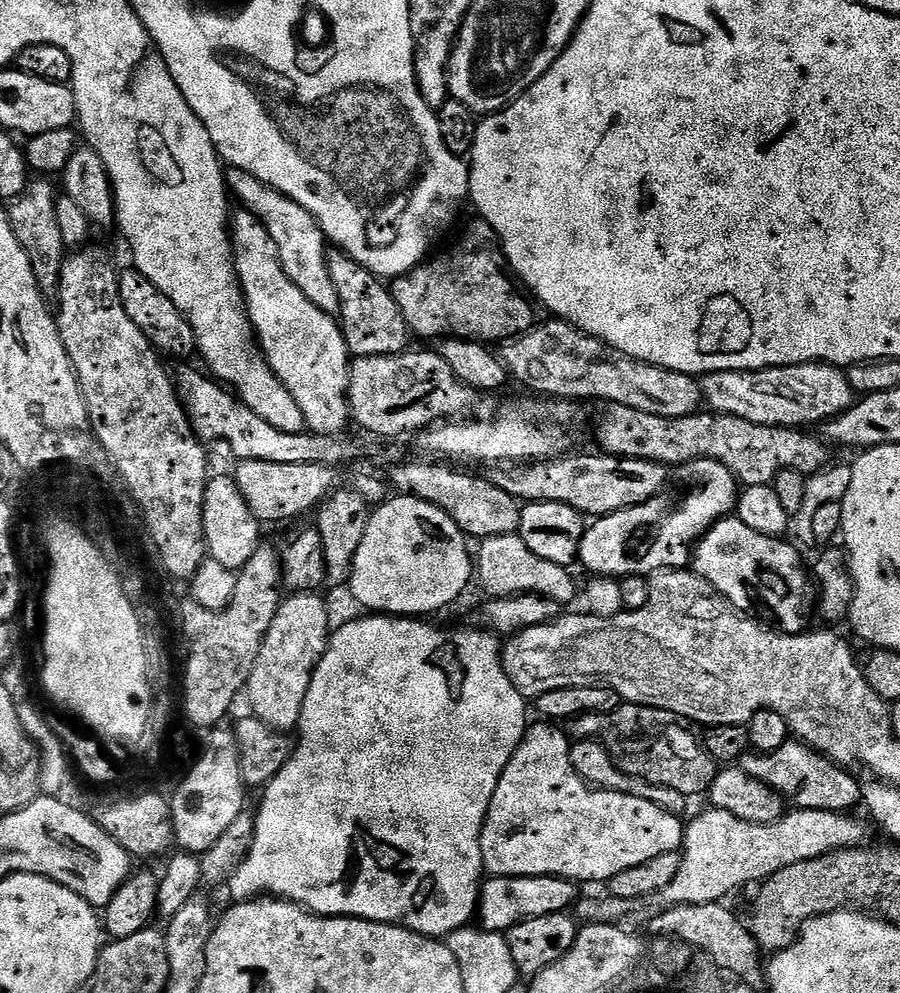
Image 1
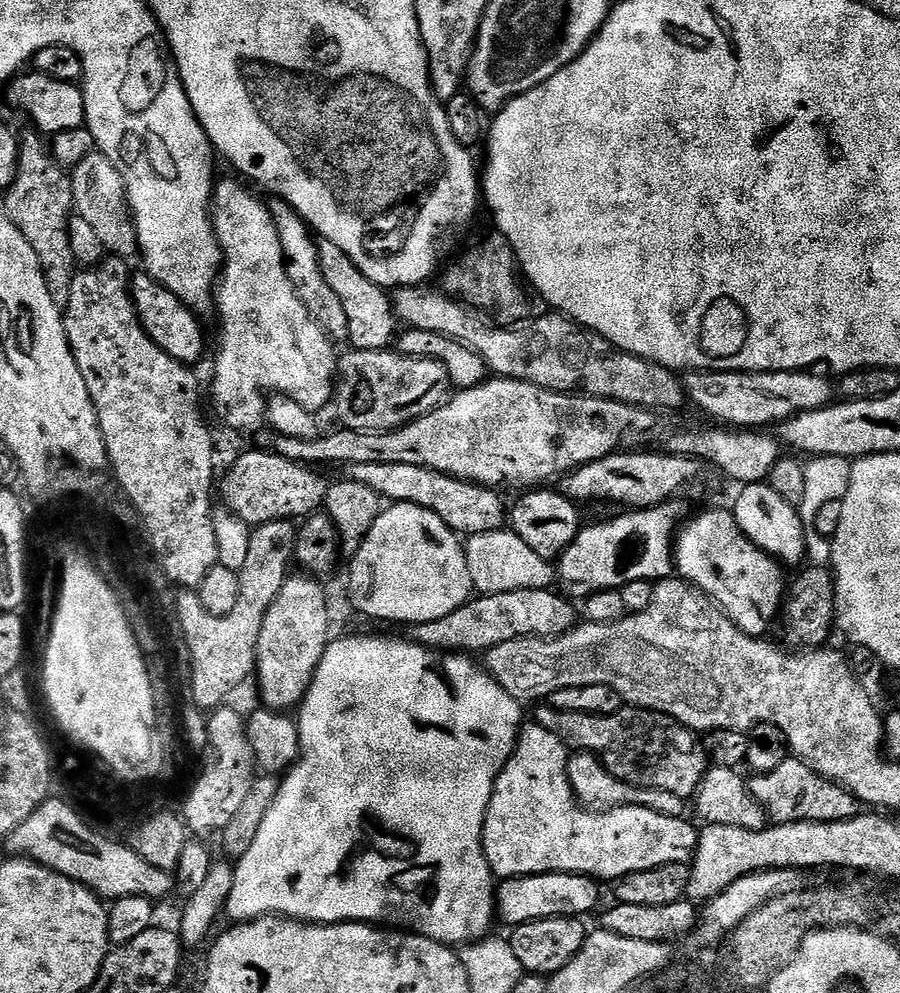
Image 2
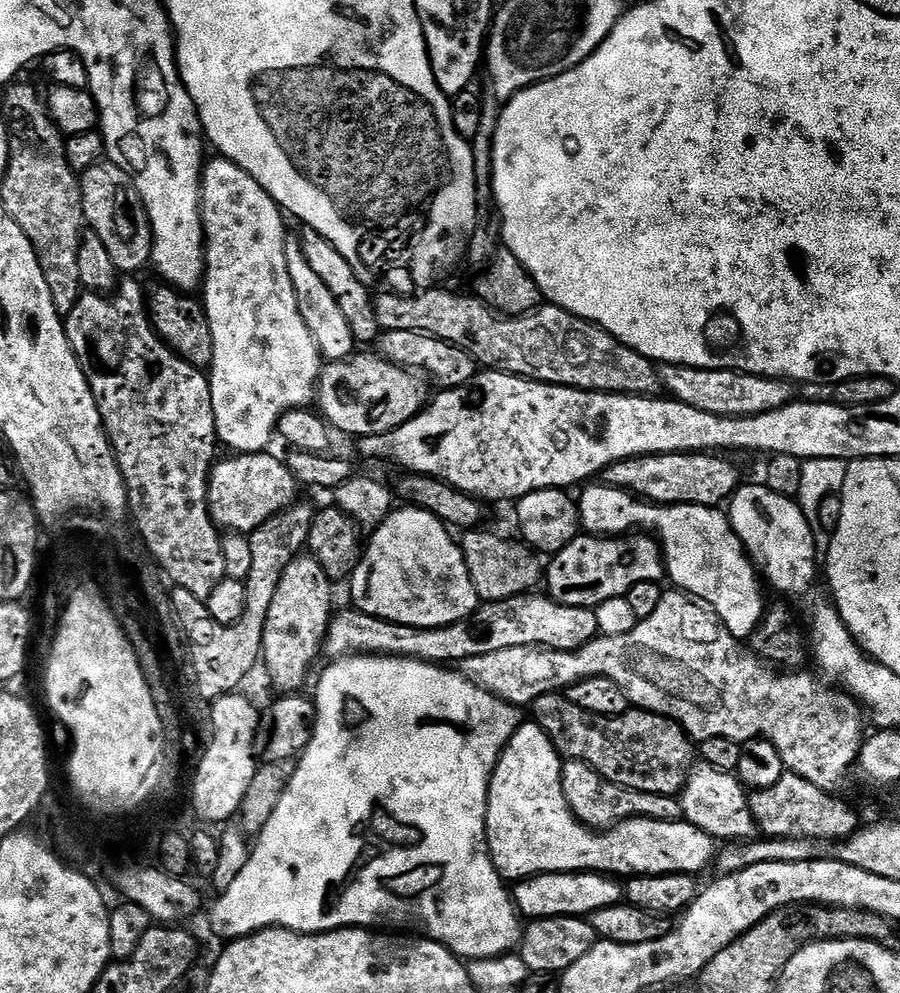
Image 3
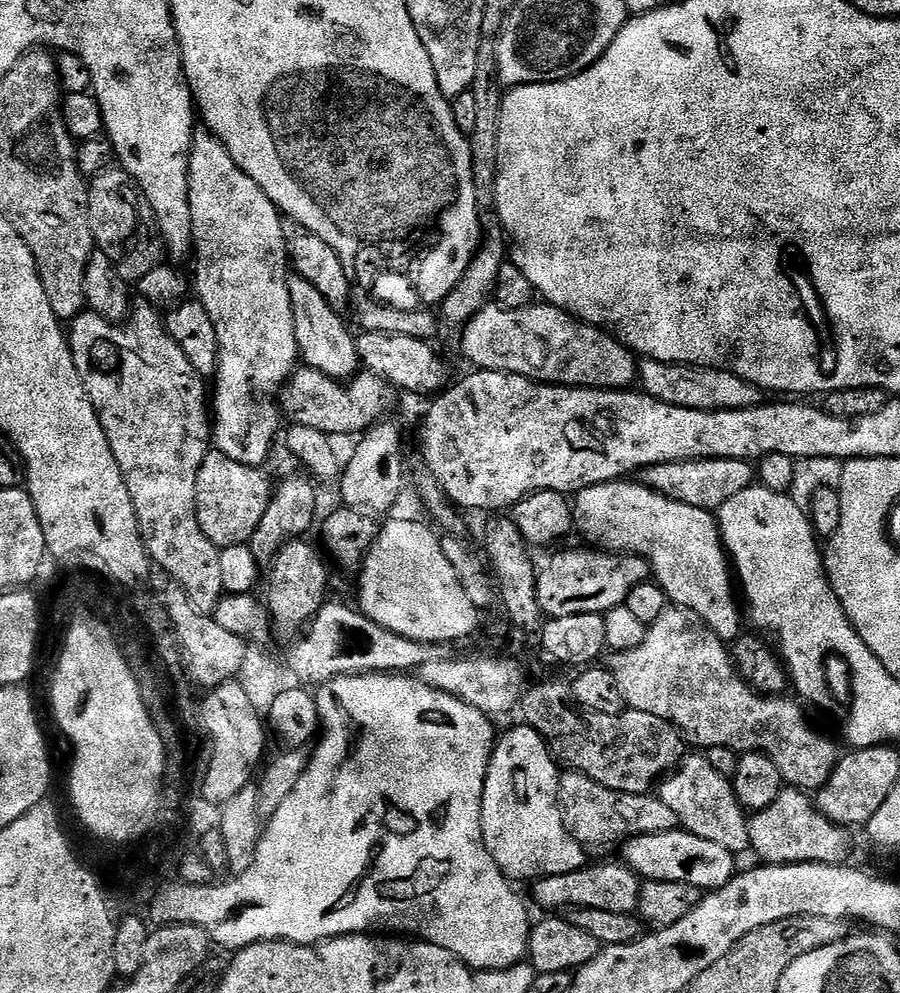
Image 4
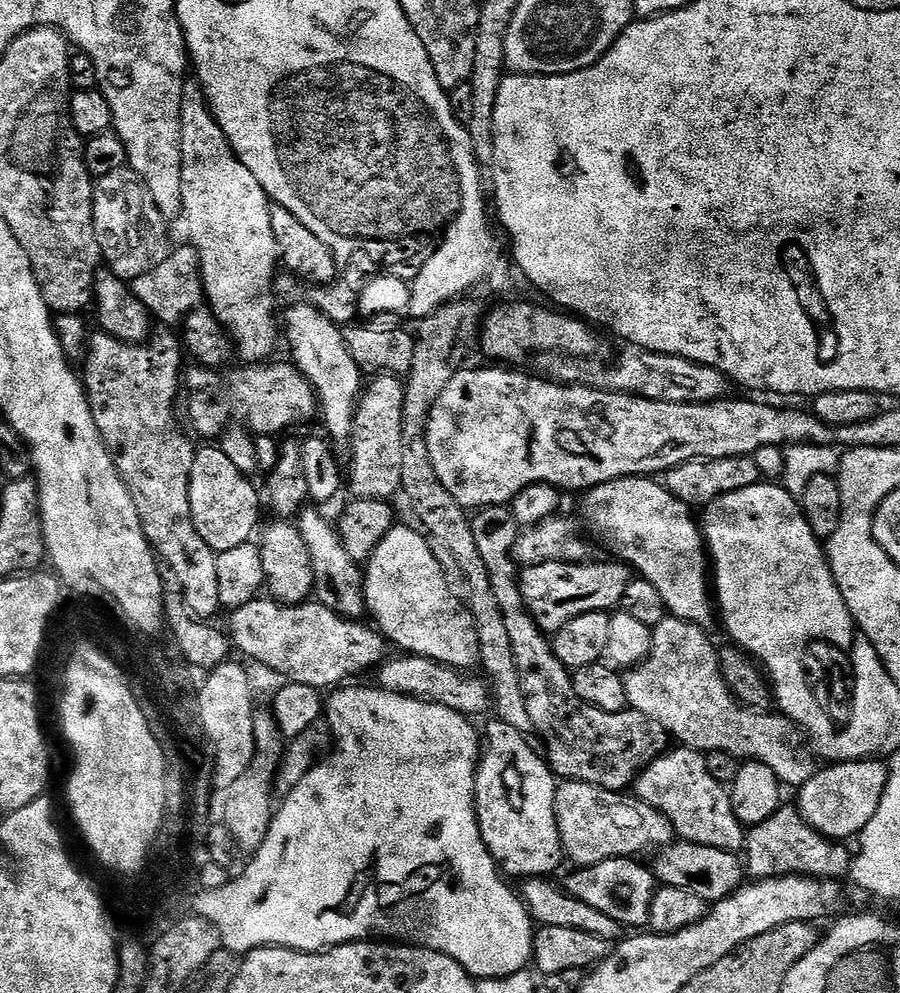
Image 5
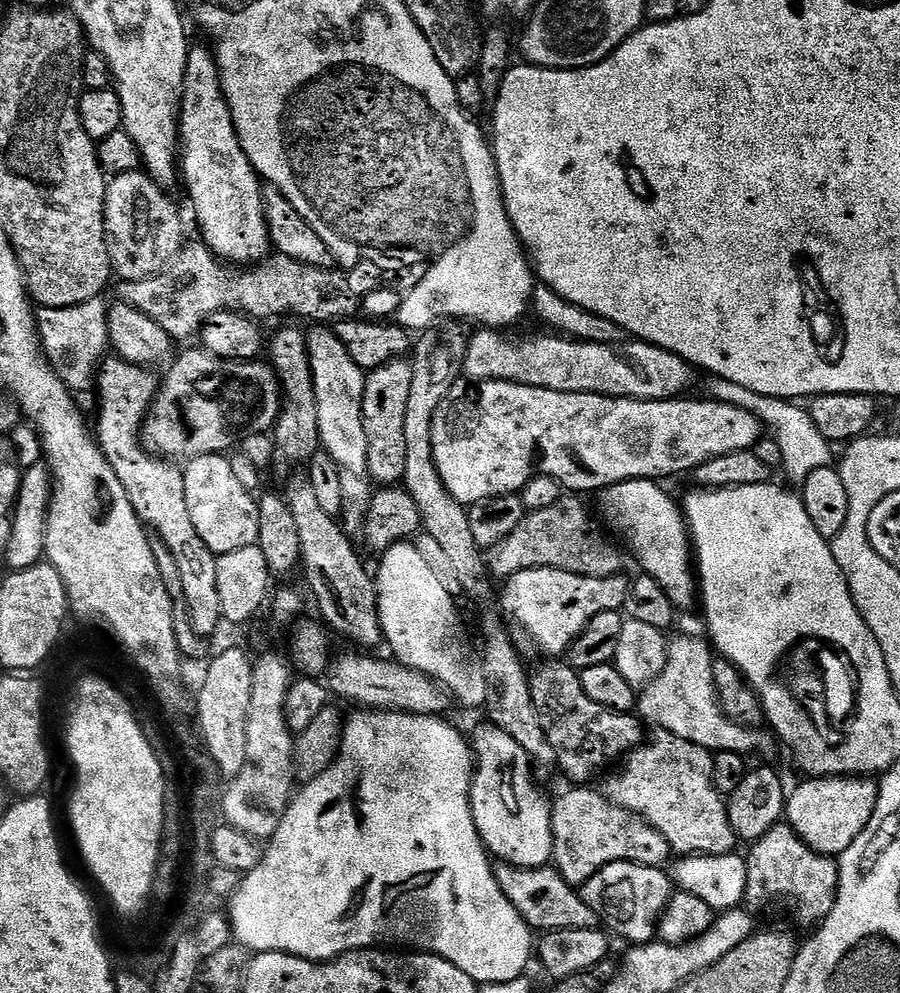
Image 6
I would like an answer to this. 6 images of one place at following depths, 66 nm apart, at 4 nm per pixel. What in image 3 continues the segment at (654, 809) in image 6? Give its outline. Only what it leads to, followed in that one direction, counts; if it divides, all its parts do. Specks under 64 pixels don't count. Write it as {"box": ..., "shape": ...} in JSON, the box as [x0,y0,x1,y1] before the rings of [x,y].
{"box":[678,762,758,842],"shape":[[[700,762],[693,767],[684,791],[680,793],[678,799],[684,811],[684,819],[689,824],[698,826],[698,830],[702,830],[713,840],[717,842],[748,842],[758,832],[756,820],[748,805],[748,797],[749,793],[740,783],[739,776]]]}

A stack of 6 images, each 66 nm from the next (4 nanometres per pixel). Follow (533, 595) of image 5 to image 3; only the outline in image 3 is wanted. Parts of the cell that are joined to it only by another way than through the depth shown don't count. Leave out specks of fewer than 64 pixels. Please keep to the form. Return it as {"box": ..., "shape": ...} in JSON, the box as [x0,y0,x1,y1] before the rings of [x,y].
{"box":[546,534,665,609],"shape":[[[581,534],[570,546],[555,553],[546,564],[547,595],[562,606],[596,609],[610,598],[627,596],[638,582],[660,582],[665,579],[664,553],[659,543],[648,534],[593,536]]]}

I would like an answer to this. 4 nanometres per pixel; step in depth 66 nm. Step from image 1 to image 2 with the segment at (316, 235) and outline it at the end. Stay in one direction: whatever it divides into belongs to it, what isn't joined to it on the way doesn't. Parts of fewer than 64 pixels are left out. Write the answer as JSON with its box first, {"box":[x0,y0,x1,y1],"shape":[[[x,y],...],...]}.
{"box":[270,198,347,341],"shape":[[[283,198],[273,199],[270,207],[278,230],[278,238],[282,242],[284,268],[294,286],[296,297],[304,303],[308,313],[324,328],[324,331],[333,341],[347,341],[346,310],[342,310],[342,301],[339,300],[338,294],[334,294],[334,290],[330,290],[329,284],[326,283],[326,278],[322,278],[322,270],[318,262],[318,250],[316,249],[317,237],[309,228],[308,223]]]}

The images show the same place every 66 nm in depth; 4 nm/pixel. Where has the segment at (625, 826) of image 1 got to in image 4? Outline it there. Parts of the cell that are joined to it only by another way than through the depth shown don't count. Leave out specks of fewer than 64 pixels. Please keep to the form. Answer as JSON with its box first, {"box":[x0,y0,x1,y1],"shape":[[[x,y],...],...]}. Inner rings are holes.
{"box":[482,722,738,890],"shape":[[[523,722],[517,724],[517,728],[512,728],[509,732],[501,731],[496,746],[492,749],[482,794],[482,834],[486,850],[490,850],[496,865],[513,882],[535,882],[544,879],[545,876],[561,876],[576,872],[589,863],[590,857],[587,856],[589,853],[585,845],[579,844],[564,824],[564,815],[560,812],[558,798],[561,774],[558,761],[545,740],[533,728],[529,728]],[[683,830],[634,836],[624,841],[622,851],[623,863],[645,881],[686,882],[701,890],[715,890],[726,886],[738,872],[737,857],[726,850],[726,846],[718,846],[718,842],[709,842]]]}

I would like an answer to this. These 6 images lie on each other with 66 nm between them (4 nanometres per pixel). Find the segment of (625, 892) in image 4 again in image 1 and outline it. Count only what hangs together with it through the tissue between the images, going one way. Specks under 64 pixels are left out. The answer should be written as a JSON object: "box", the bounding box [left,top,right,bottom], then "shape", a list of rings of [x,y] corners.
{"box":[478,876,577,934],"shape":[[[493,876],[483,881],[478,901],[478,924],[486,932],[507,934],[518,922],[542,914],[568,912],[577,899],[577,885],[558,876]]]}

